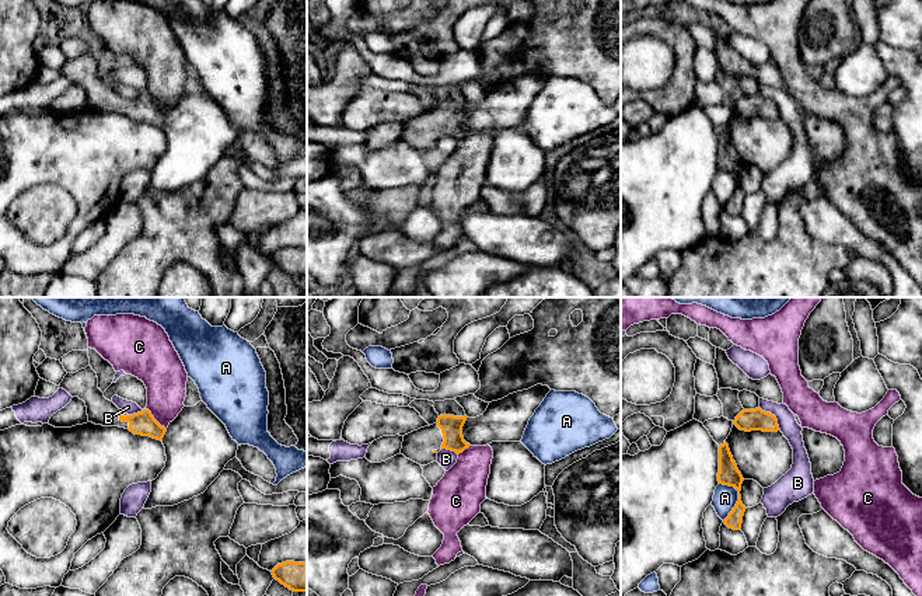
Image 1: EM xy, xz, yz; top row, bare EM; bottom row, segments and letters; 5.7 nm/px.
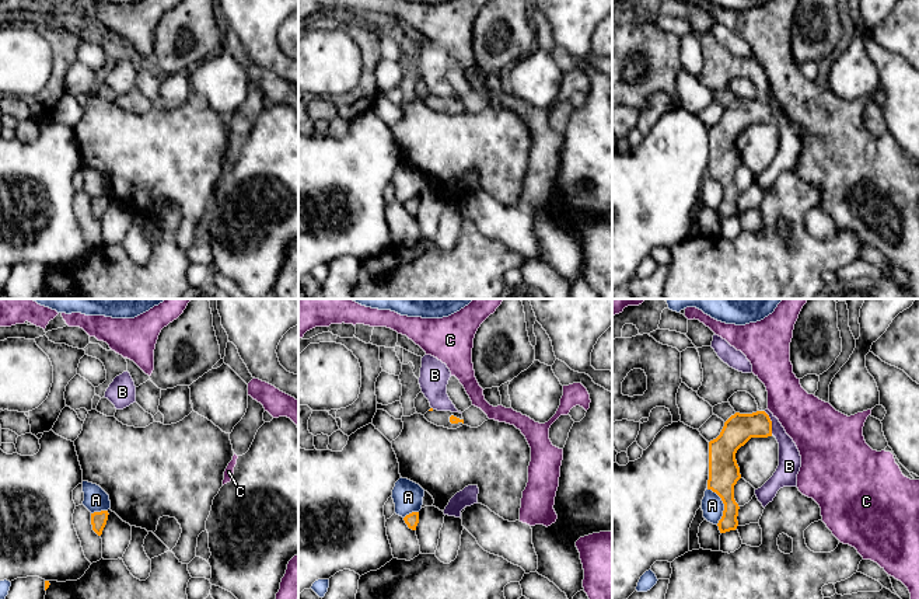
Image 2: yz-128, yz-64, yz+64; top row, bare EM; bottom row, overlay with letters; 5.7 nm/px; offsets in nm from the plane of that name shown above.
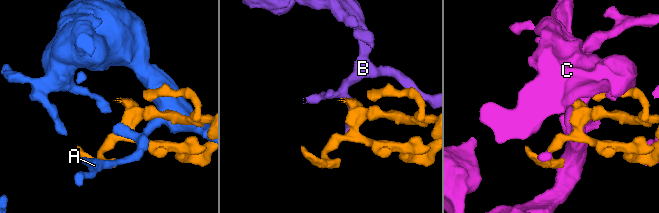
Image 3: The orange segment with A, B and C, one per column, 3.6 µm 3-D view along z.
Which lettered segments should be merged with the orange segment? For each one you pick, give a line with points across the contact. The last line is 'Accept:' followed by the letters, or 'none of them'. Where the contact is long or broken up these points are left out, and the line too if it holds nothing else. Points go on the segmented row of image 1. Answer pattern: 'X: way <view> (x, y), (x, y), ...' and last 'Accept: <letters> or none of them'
Accept: none of them

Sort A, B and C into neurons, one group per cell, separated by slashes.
A / B / C

